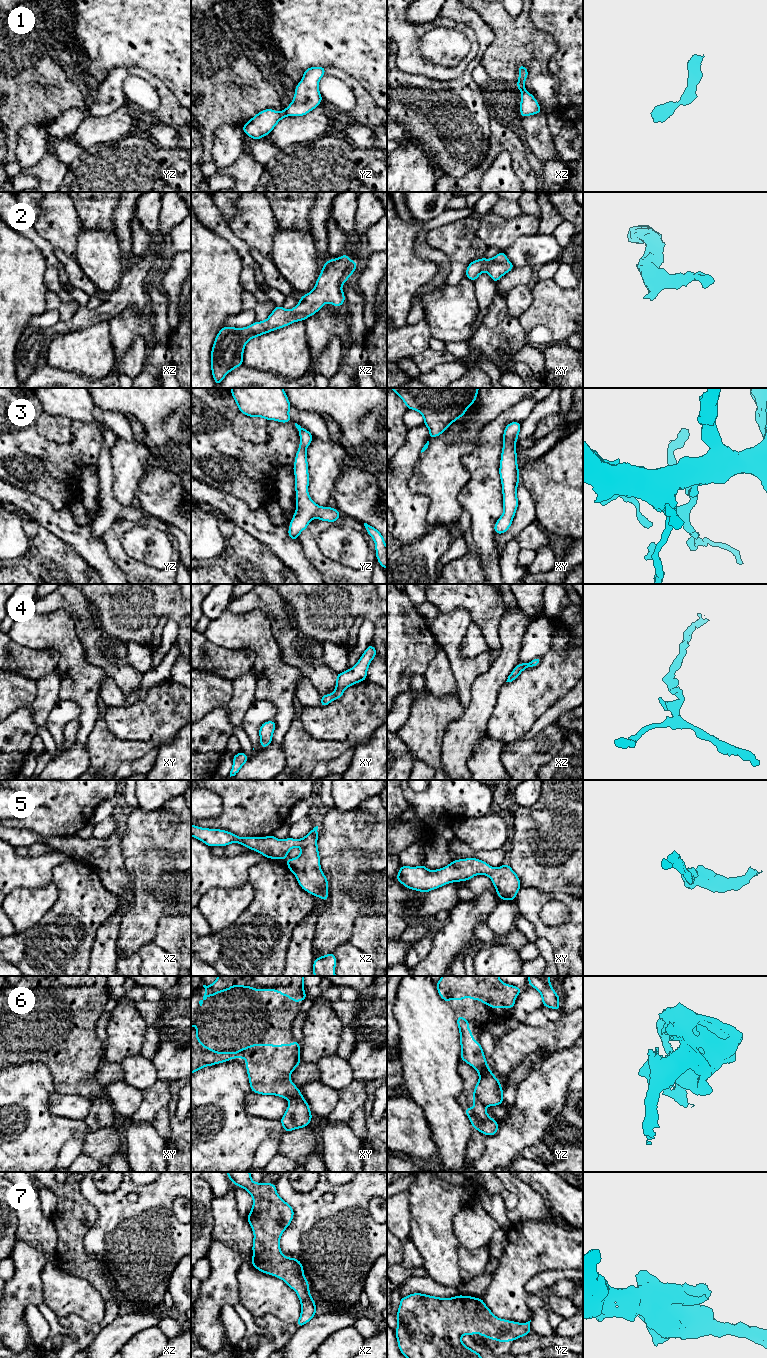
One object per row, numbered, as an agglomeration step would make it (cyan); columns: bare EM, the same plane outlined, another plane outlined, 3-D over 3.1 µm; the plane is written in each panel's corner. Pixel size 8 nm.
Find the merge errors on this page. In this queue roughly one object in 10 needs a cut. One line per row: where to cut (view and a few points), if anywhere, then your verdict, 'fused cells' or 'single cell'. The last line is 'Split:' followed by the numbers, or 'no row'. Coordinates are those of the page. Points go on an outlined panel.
1: no cut | single cell
2: no cut | single cell
3: no cut | single cell
4: no cut | single cell
5: no cut | single cell
6: yz (474, 1089), (477, 1101), (485, 1106) | fused cells
7: no cut | single cell
Split: 6

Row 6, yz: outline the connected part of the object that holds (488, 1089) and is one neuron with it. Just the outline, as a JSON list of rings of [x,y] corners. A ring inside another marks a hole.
[[[463,1016],[456,1018],[460,1033],[460,1059],[471,1065],[479,1074],[479,1081],[475,1086],[478,1103],[487,1106],[502,1105],[503,1089],[499,1079],[489,1068],[481,1044],[473,1039],[469,1029],[469,1021]]]

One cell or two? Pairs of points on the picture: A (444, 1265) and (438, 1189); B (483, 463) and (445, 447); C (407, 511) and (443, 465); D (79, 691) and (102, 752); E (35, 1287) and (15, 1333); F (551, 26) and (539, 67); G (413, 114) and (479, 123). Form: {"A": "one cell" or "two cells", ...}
{"A": "one cell", "B": "two cells", "C": "two cells", "D": "two cells", "E": "one cell", "F": "two cells", "G": "one cell"}

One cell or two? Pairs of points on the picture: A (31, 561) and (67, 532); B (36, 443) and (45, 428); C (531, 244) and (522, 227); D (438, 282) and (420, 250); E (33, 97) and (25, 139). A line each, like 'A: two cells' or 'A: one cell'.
A: two cells
B: two cells
C: two cells
D: one cell
E: two cells

